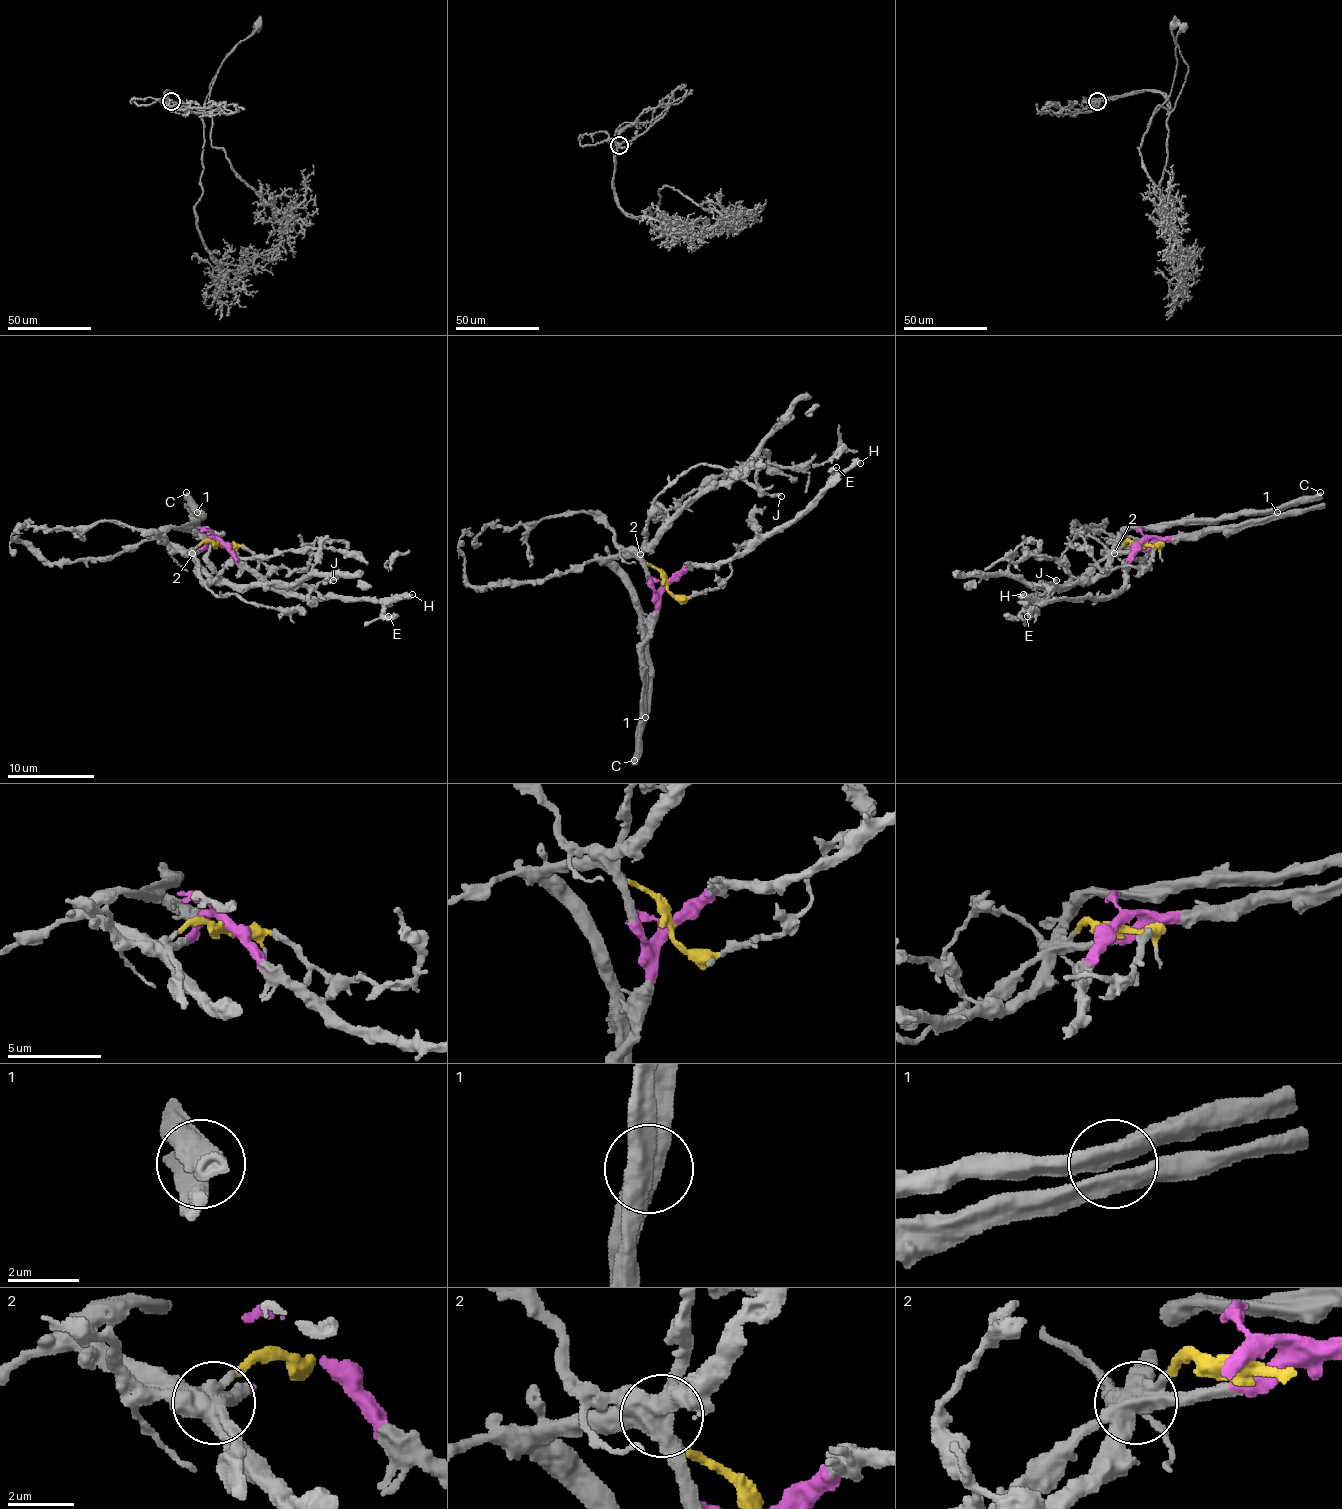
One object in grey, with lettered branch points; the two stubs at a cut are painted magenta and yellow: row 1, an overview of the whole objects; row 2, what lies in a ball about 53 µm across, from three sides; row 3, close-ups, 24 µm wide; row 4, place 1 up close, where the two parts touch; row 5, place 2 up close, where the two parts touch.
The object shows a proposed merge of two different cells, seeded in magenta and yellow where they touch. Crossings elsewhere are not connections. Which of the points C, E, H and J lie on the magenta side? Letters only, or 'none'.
E, H

